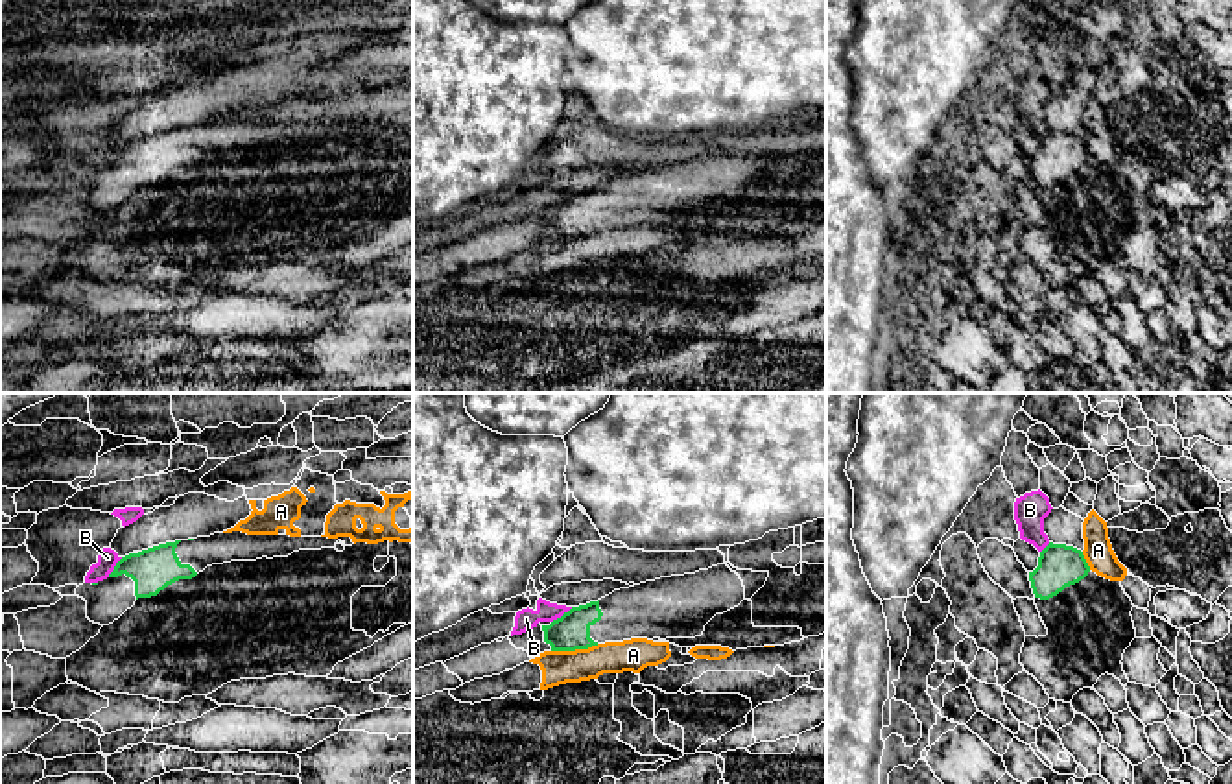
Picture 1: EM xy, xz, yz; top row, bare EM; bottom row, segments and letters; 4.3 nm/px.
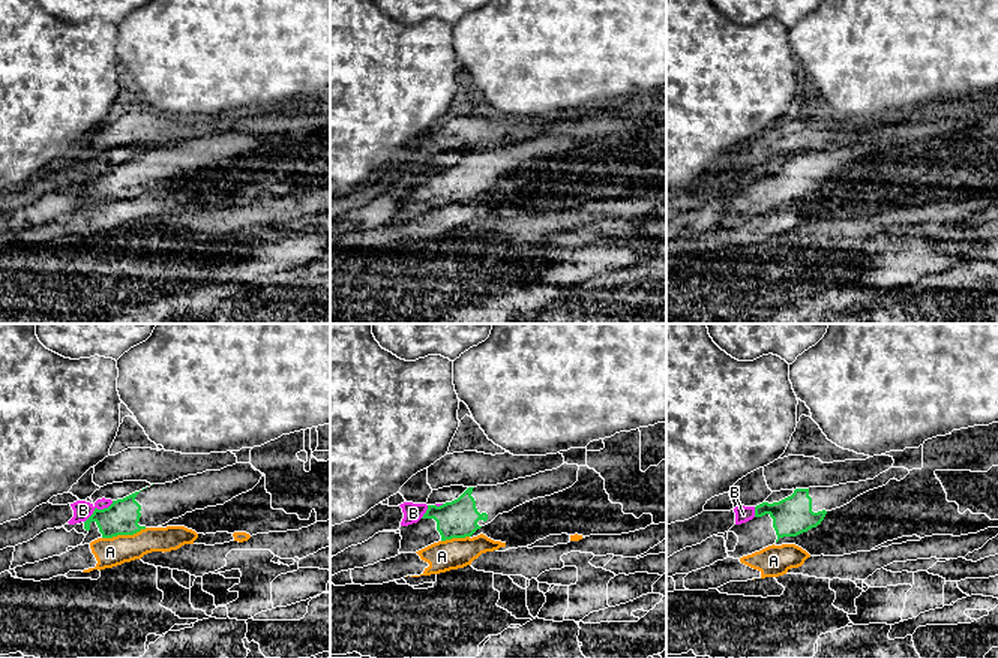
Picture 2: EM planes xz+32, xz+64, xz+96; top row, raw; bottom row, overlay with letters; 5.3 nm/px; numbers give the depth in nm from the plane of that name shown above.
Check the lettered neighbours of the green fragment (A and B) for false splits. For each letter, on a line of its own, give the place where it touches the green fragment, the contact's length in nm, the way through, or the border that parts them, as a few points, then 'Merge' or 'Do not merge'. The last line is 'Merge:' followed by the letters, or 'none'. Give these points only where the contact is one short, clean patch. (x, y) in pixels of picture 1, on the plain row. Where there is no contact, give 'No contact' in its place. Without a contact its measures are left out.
A: Touches green at xz (574, 237). Shared border 220 nm. Boundary: xz (598, 231), (587, 237), (552, 238). Do not merge
B: Touches green at xz (563, 201). Shared border 120 nm. Do not merge
Merge: none

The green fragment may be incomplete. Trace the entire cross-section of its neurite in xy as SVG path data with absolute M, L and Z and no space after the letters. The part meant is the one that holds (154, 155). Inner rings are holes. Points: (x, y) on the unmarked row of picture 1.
M214 120L159 131L122 144L107 166L83 170L74 183L87 188L87 205L100 212L118 207L138 184L151 184L179 166L192 166L207 153L262 144L288 144L299 137L352 133L350 124Z

